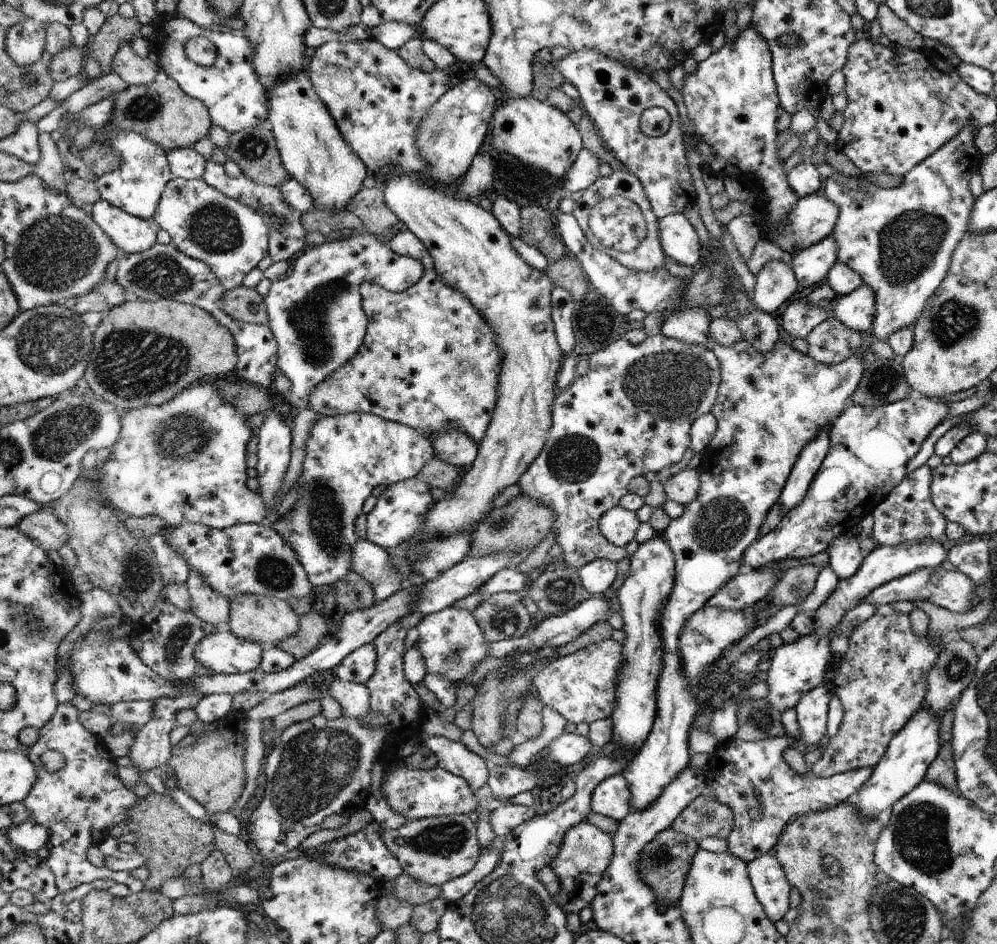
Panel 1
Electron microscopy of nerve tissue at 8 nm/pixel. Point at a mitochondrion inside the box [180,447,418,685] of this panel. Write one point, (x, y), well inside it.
(324, 509)

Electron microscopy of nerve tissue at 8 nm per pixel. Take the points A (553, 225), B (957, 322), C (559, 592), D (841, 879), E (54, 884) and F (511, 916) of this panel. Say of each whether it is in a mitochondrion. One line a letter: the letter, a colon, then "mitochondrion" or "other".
A: other
B: mitochondrion
C: mitochondrion
D: other
E: other
F: mitochondrion

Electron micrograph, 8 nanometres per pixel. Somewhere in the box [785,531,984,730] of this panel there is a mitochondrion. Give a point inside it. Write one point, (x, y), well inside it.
(957, 668)

